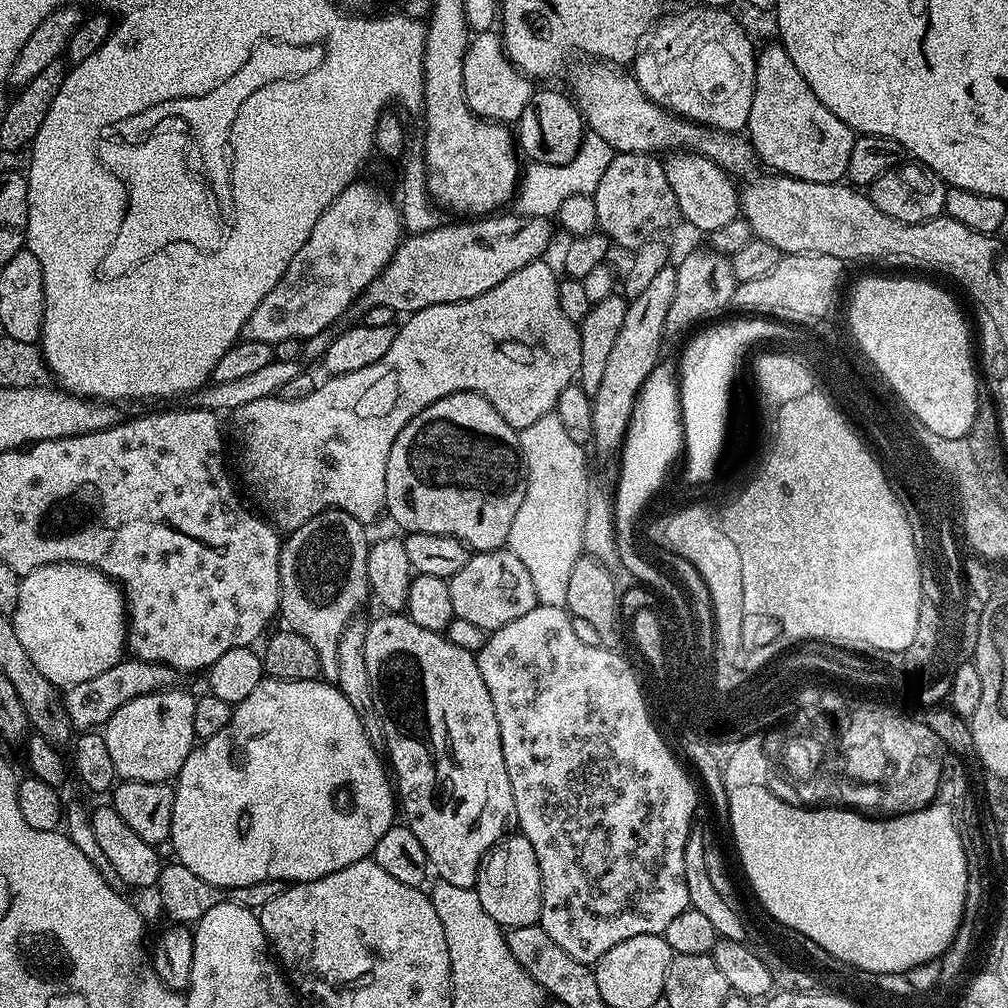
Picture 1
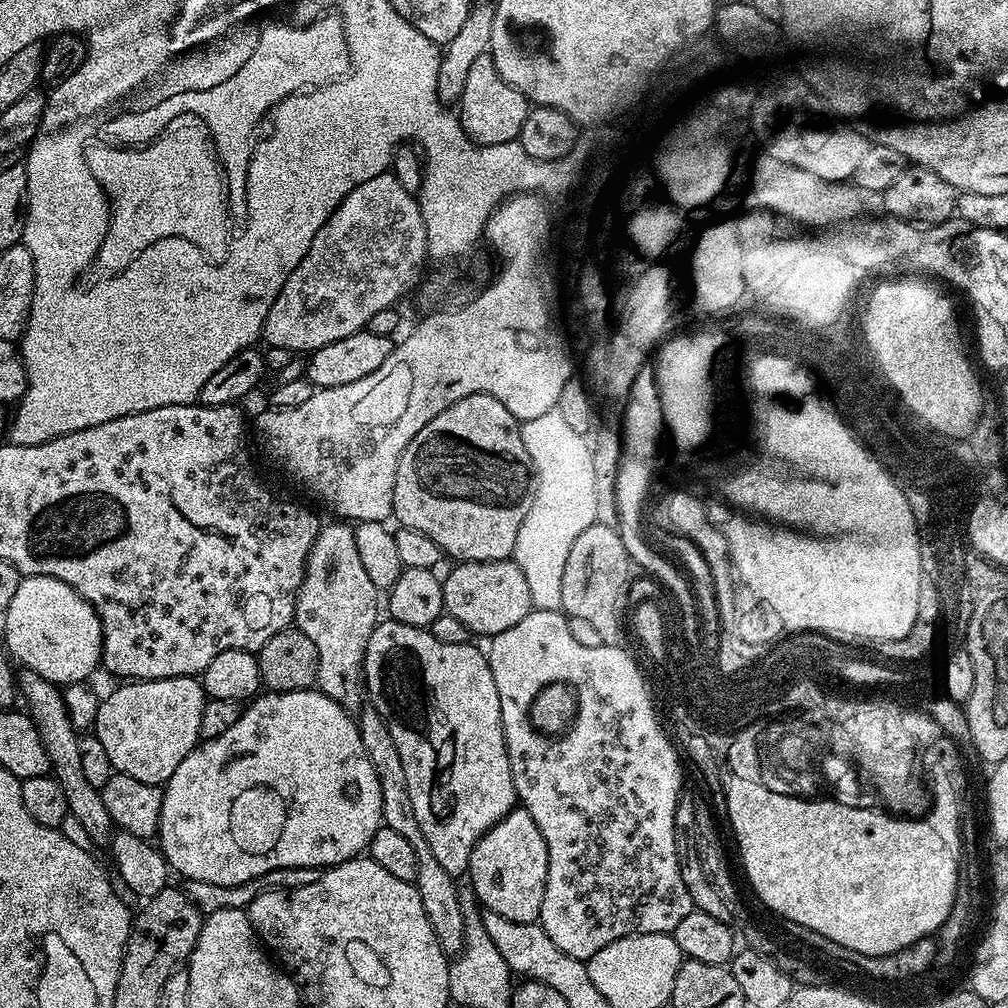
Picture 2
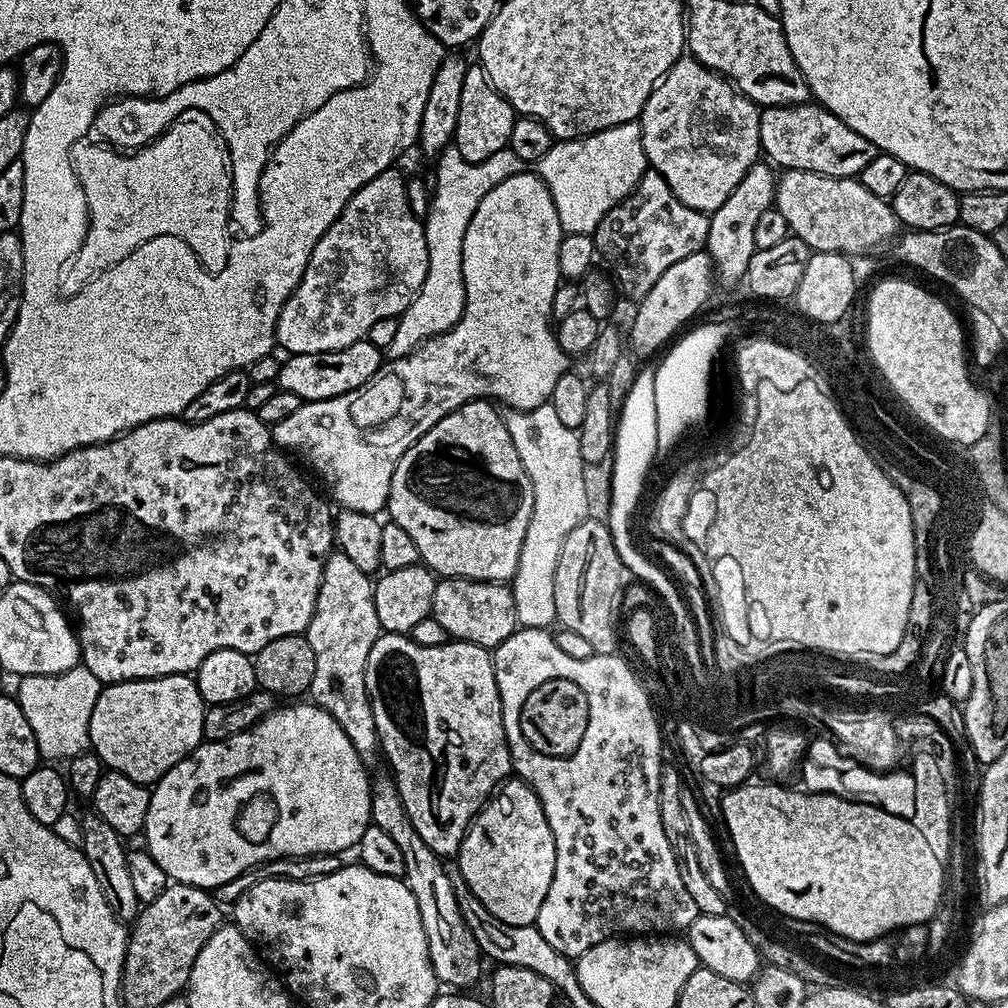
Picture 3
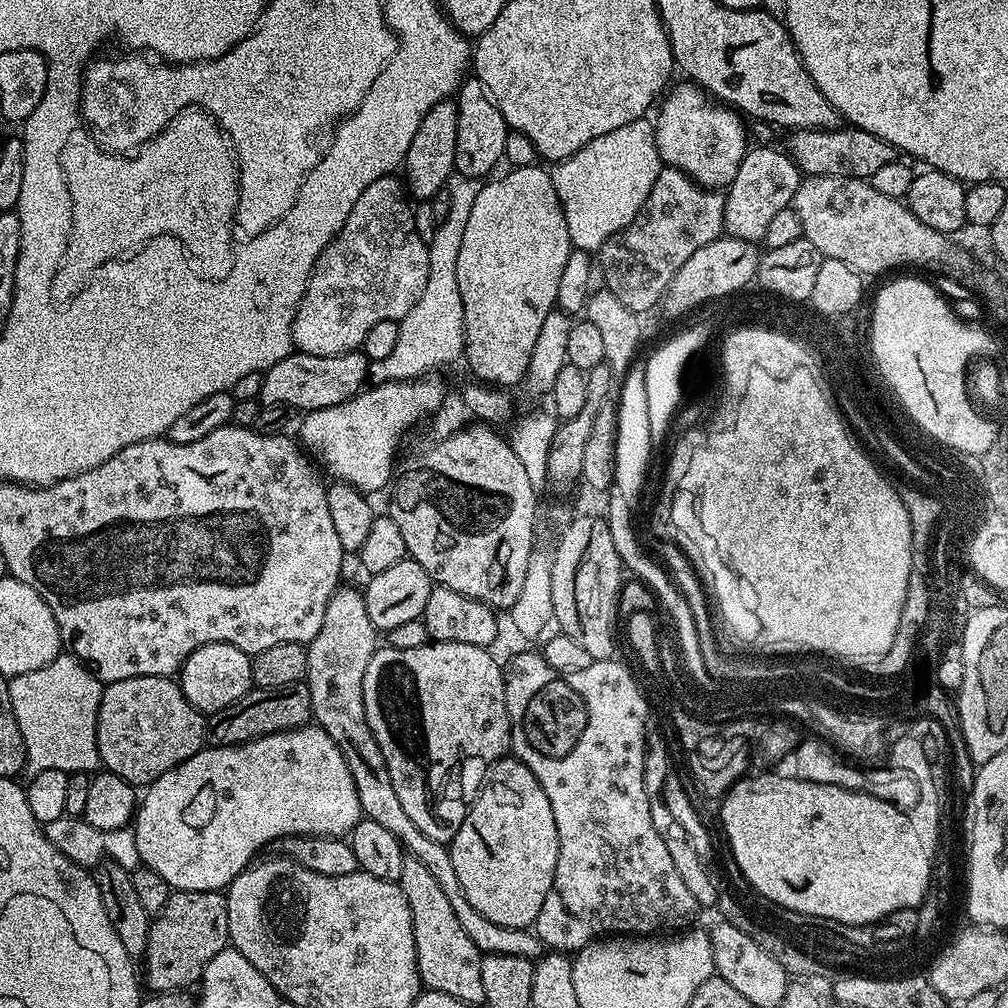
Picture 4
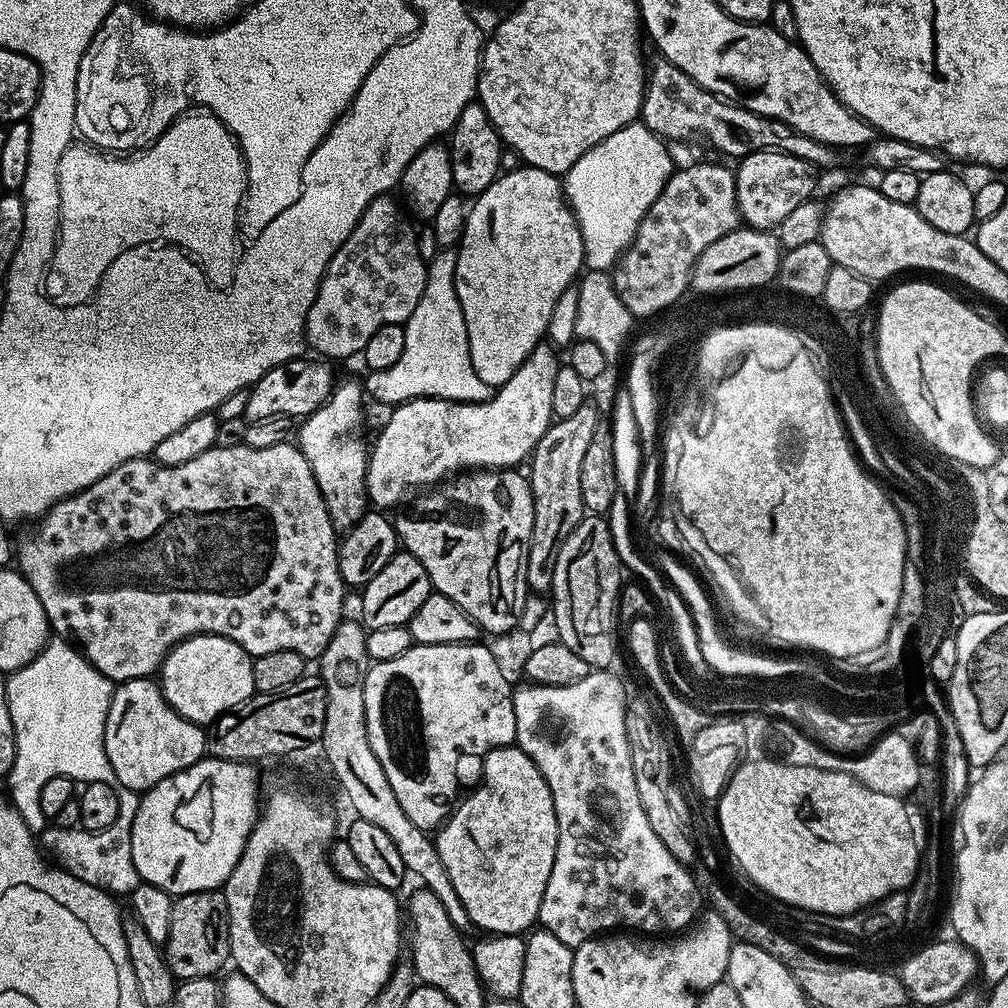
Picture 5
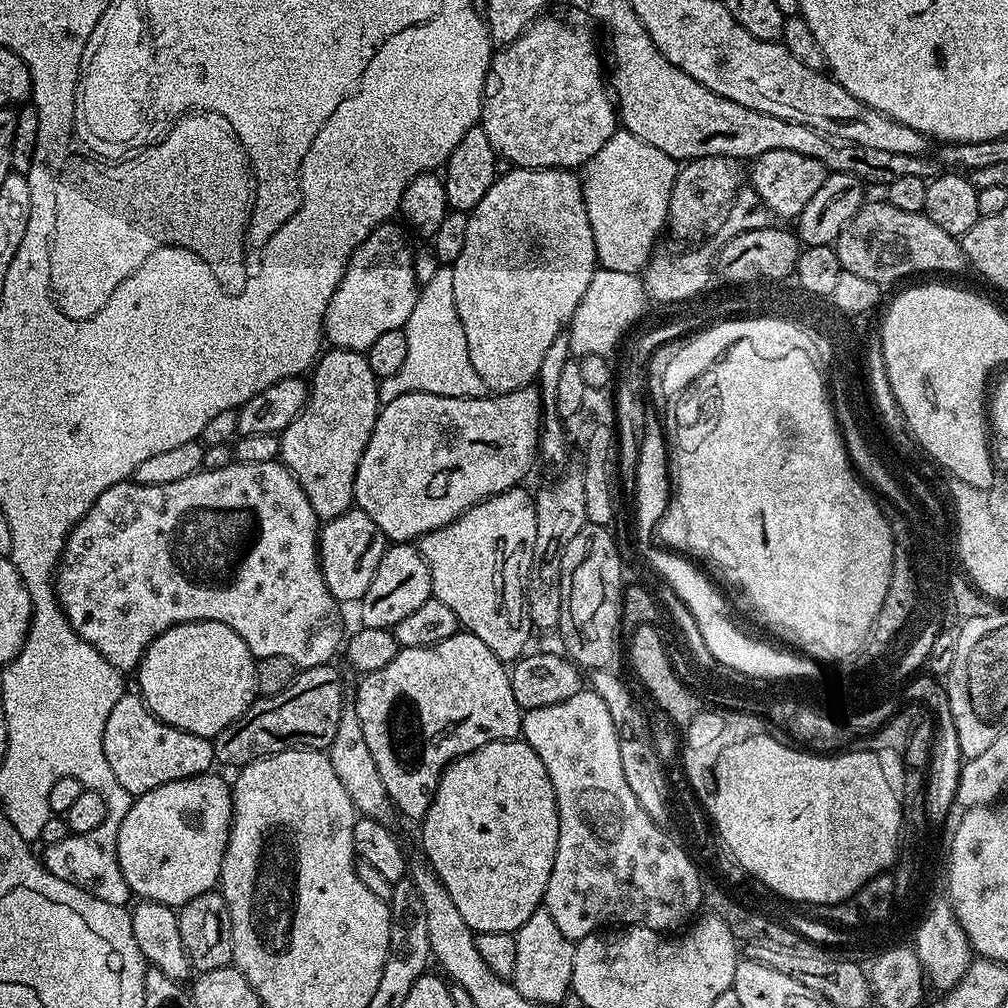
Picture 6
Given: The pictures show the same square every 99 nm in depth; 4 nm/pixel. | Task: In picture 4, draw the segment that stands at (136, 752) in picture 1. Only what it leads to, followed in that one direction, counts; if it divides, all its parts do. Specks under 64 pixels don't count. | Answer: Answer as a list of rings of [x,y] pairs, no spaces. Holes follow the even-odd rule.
[[[143,676],[113,680],[101,691],[100,709],[96,719],[96,745],[101,765],[134,786],[150,785],[158,778],[167,776],[170,769],[186,762],[205,747],[204,722],[205,717],[188,701],[186,694],[182,694],[175,679],[166,676]]]

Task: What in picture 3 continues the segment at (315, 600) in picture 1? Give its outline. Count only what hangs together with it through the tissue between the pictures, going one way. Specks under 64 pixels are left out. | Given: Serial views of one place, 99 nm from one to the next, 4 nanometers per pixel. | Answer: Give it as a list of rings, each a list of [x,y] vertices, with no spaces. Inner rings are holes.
[[[333,550],[328,553],[328,560],[324,564],[322,570],[322,582],[318,586],[318,598],[314,606],[314,614],[310,618],[310,626],[307,630],[307,638],[310,647],[314,649],[314,682],[310,689],[311,703],[317,704],[322,710],[326,710],[326,714],[330,714],[330,718],[334,718],[334,722],[338,722],[338,726],[342,726],[342,730],[346,730],[346,738],[350,738],[350,742],[354,742],[354,750],[358,750],[358,754],[365,762],[371,761],[372,755],[377,755],[380,747],[380,739],[376,733],[374,726],[374,710],[370,706],[370,698],[366,690],[366,658],[370,658],[370,646],[374,646],[374,642],[382,635],[382,629],[378,622],[378,610],[374,610],[374,580],[371,575],[362,570],[358,570],[358,566],[354,566],[354,562],[350,562],[350,558],[346,558],[346,554],[339,550]]]

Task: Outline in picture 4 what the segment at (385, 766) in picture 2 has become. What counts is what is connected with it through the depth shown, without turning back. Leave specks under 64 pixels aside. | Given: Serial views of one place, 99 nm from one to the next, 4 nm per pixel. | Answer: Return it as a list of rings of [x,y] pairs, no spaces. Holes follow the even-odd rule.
[[[408,856],[402,862],[402,874],[398,881],[402,894],[410,906],[410,918],[414,922],[414,950],[421,985],[427,991],[450,994],[469,1006],[484,1004],[482,994],[482,953],[454,914],[454,906],[446,899],[446,893],[438,887],[434,874],[418,862],[418,858]]]

